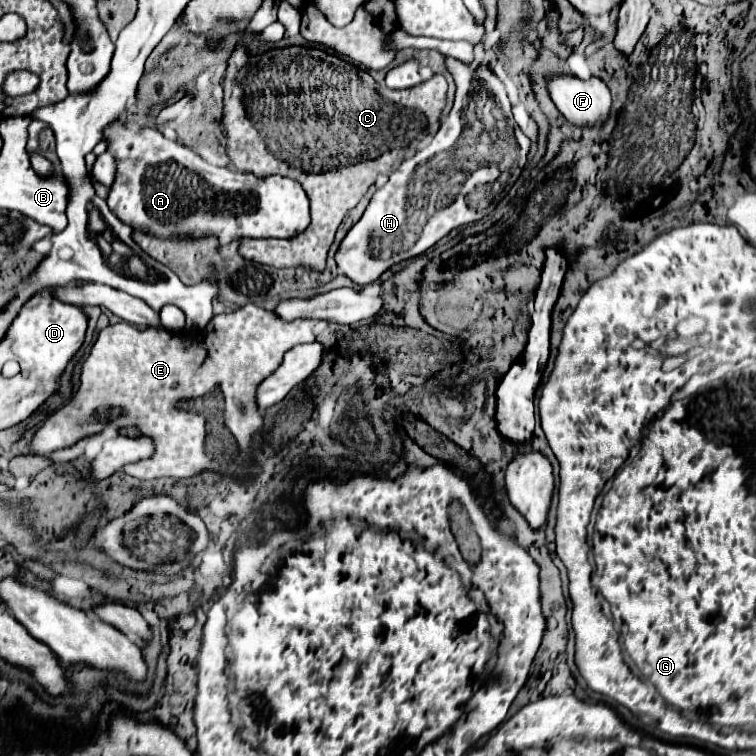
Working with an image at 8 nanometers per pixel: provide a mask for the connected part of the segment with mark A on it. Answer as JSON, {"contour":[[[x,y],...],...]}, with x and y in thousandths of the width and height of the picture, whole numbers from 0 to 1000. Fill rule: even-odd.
{"contour":[[[164,153],[156,159],[156,164],[151,161],[138,172],[140,185],[146,185],[143,198],[153,206],[156,214],[153,238],[143,254],[143,272],[164,296],[175,299],[177,304],[225,320],[257,320],[286,312],[294,323],[304,323],[333,315],[384,315],[407,302],[410,262],[405,259],[399,243],[394,243],[392,238],[368,230],[336,233],[331,228],[291,222],[272,214],[254,196],[217,183],[204,169],[172,172],[161,161]]]}

